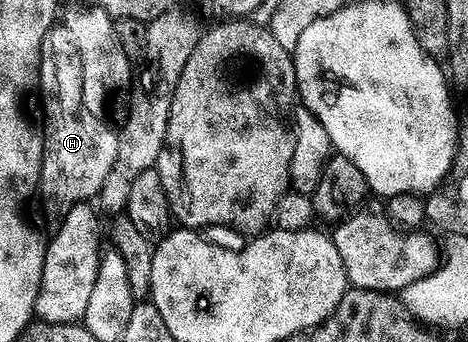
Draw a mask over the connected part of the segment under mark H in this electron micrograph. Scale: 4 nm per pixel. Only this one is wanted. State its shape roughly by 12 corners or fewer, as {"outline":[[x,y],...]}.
{"outline":[[64,24],[43,35],[39,197],[57,223],[100,194],[117,134],[83,109]]}

